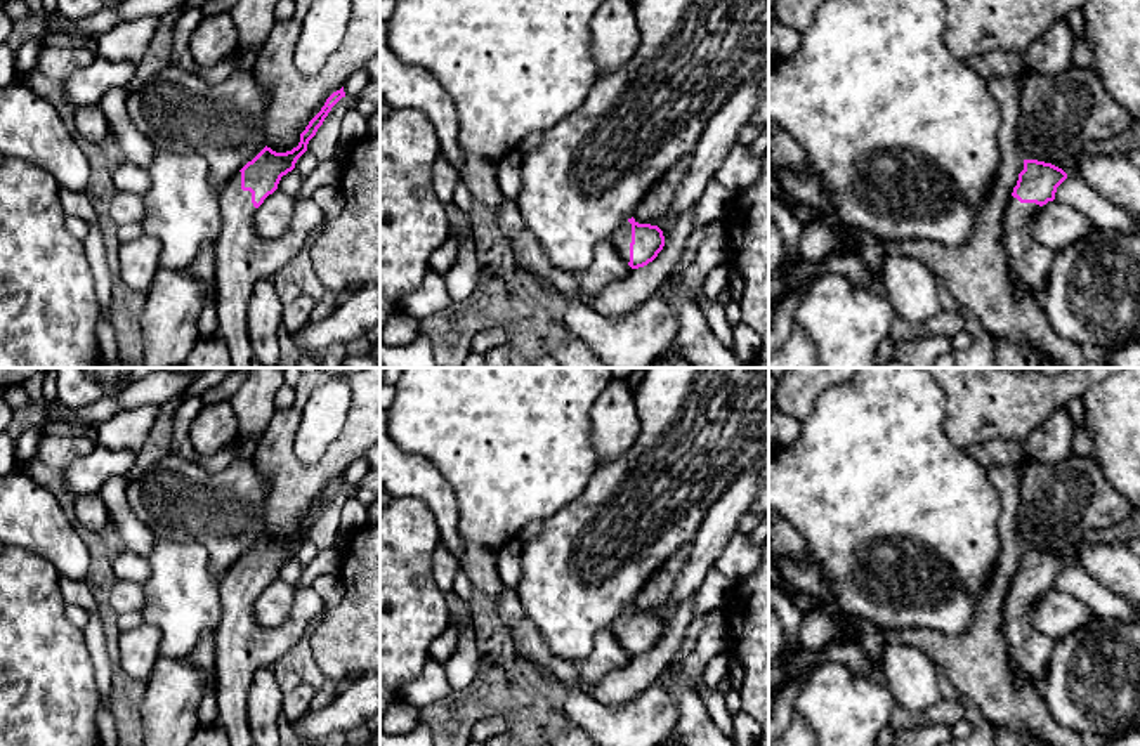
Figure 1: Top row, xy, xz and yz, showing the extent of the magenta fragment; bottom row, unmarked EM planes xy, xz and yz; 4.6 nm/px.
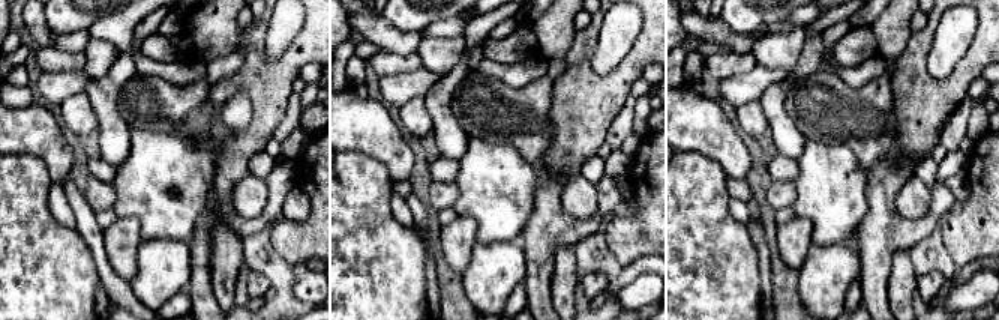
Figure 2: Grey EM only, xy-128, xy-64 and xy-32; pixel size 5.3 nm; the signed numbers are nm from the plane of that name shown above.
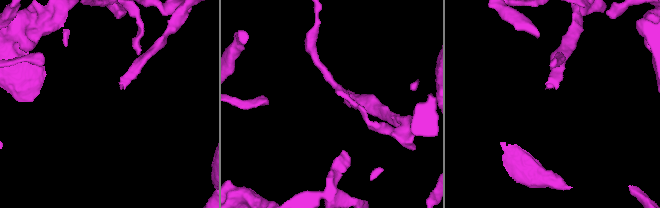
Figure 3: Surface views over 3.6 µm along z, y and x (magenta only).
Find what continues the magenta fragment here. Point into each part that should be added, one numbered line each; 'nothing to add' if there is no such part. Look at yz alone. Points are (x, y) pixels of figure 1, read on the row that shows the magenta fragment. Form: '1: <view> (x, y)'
1: yz (1029, 261)

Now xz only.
1: xz (622, 238)

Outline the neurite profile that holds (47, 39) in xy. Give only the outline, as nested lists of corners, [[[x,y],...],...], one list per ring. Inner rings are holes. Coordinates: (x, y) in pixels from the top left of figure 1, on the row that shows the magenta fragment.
[[[43,33],[38,36],[43,47],[71,47],[71,49],[87,49],[97,56],[97,45],[94,38],[73,38],[62,33]]]

